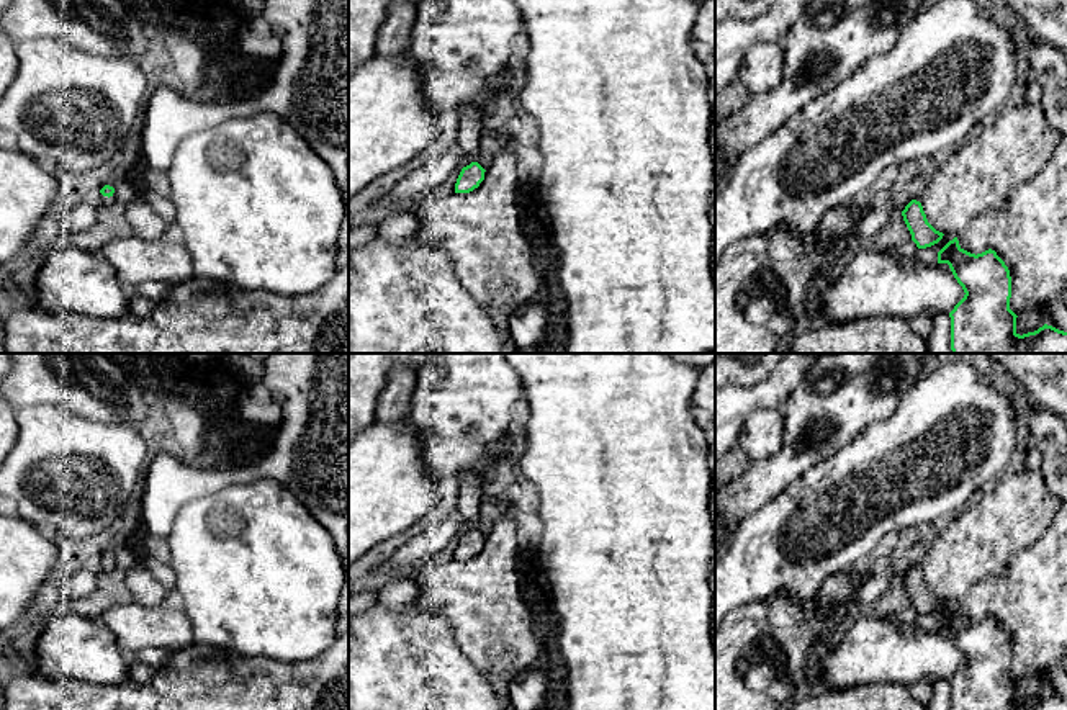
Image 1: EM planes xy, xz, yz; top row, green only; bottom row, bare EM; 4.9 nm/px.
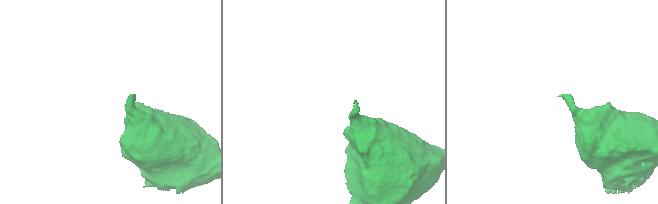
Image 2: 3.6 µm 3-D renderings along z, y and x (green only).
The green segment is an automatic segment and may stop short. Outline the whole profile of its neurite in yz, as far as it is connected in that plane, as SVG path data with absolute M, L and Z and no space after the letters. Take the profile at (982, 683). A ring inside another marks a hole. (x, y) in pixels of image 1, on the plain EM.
M957 604L938 618L938 630L948 630L964 656L964 664L949 679L951 710L1067 710L1067 699L1044 690L1034 699L1016 699L1016 681L1010 676L1011 643L995 617L970 620L959 612Z

